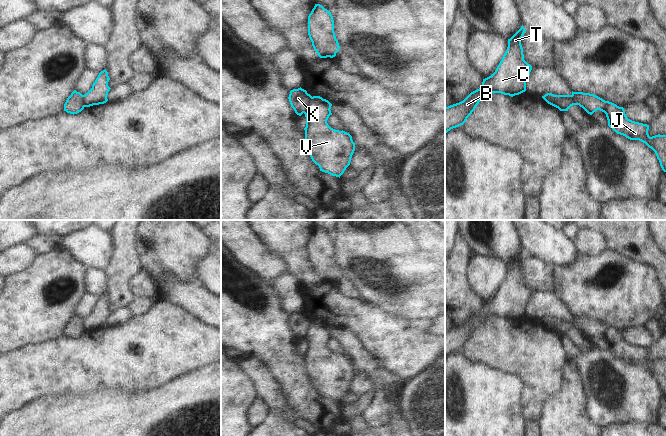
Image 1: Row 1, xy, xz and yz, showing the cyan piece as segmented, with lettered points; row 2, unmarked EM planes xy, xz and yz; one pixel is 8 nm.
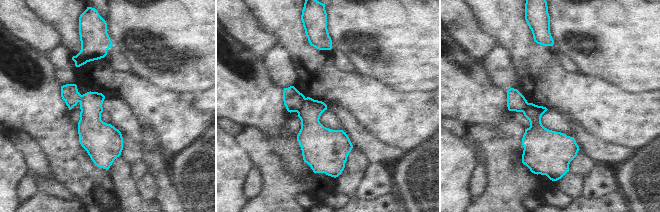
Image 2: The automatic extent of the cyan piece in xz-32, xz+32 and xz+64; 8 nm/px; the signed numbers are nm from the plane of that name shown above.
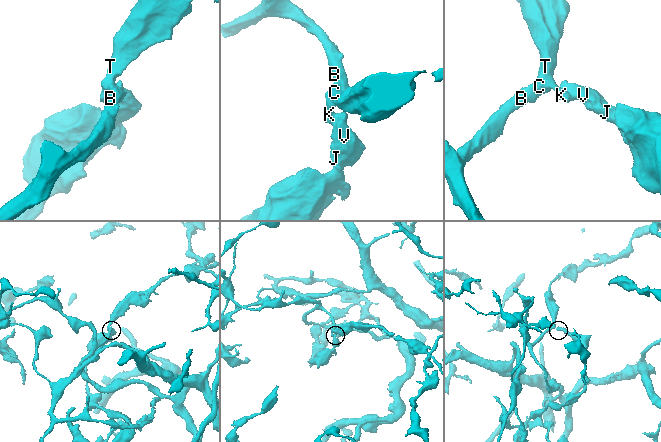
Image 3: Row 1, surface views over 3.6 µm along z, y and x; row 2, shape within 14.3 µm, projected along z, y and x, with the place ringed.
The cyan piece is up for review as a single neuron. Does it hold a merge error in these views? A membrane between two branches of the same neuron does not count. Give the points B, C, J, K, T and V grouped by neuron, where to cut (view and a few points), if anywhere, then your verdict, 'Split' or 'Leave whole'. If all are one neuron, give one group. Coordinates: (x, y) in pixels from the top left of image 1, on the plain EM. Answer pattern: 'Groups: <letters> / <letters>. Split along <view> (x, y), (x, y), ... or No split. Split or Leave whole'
Groups: B C K T / J V. Split along xz (312, 321), (308, 331), (303, 336). Split.

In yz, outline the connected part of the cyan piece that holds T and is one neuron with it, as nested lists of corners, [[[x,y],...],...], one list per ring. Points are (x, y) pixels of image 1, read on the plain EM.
[[[523,249],[508,263],[508,271],[495,296],[483,303],[482,310],[463,325],[445,331],[445,357],[463,349],[476,330],[488,317],[501,317],[511,321],[526,315],[526,304],[532,290],[524,284],[521,262],[526,256]]]

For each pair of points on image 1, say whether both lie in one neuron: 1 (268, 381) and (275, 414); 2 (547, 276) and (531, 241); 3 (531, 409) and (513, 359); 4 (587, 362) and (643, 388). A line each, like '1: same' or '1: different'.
1: same
2: different
3: same
4: same

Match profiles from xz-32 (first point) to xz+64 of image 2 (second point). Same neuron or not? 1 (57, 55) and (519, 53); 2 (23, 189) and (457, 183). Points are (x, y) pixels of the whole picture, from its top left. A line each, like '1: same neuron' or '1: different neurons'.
1: different neurons
2: different neurons

